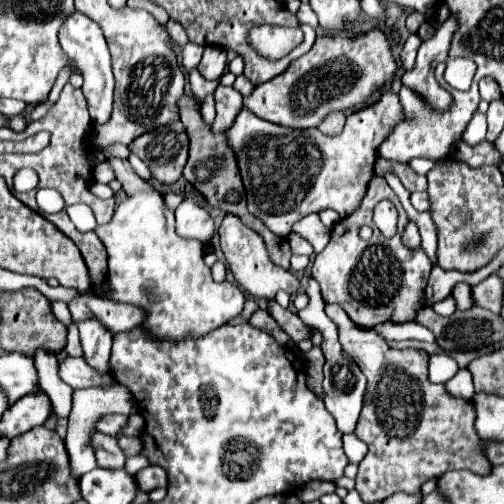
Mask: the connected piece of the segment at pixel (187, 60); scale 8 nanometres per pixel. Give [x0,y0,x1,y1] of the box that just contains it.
[181,42,203,72]

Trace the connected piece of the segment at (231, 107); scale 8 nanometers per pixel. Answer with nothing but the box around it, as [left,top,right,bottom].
[211,84,243,134]

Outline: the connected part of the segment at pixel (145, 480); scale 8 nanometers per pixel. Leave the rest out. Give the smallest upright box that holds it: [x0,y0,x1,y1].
[135,466,167,492]

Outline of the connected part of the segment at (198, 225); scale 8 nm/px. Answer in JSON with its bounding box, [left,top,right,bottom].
[175,200,215,242]

